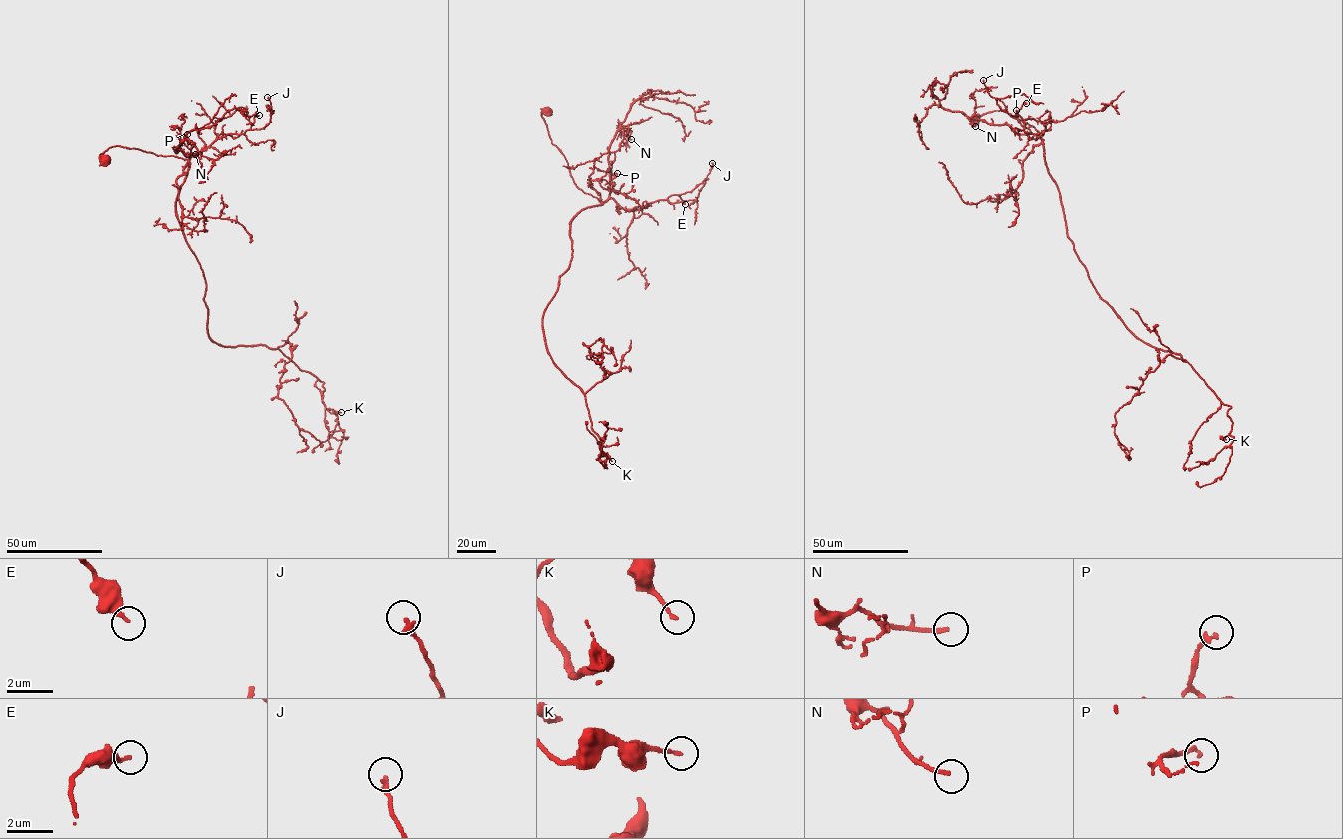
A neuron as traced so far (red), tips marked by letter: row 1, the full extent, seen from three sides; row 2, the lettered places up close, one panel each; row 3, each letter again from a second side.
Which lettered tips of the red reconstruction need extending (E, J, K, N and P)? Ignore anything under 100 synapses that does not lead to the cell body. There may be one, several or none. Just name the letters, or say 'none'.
none

